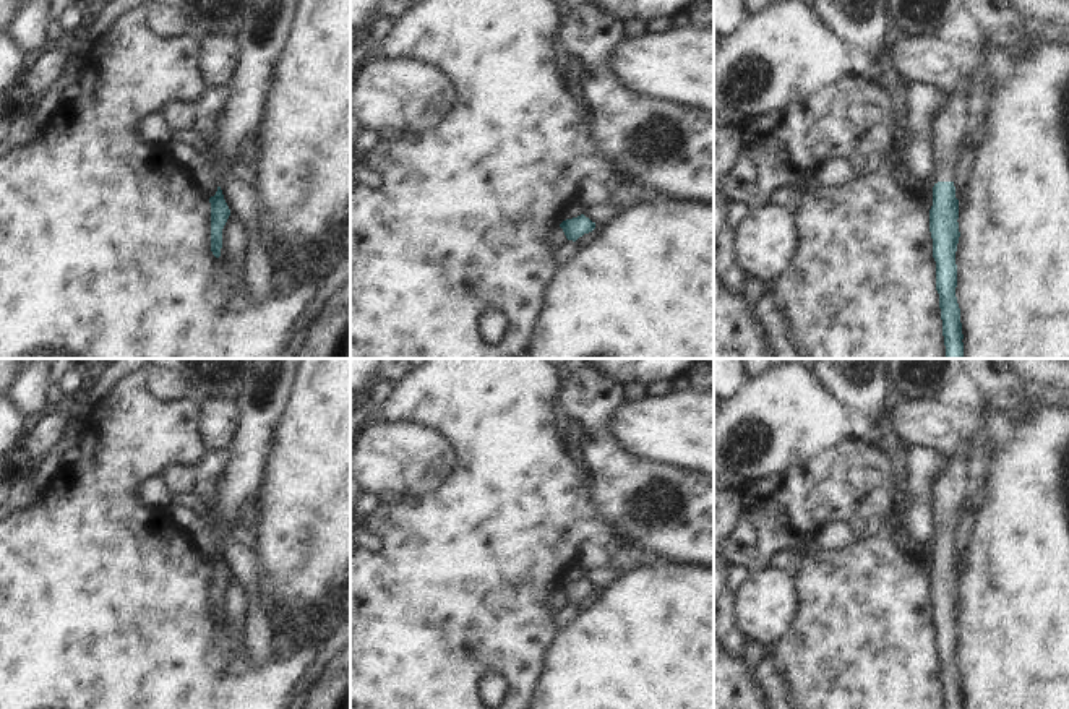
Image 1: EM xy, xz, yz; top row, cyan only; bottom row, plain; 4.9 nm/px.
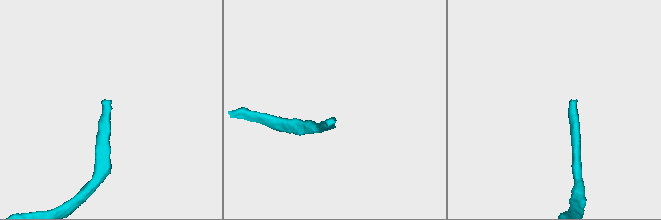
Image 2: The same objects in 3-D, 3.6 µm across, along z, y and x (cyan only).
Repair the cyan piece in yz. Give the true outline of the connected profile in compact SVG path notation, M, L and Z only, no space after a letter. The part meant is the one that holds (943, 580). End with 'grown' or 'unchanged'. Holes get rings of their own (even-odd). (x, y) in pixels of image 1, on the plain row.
M964 454L946 456L946 466L931 490L934 531L929 595L936 625L936 654L942 683L944 709L964 709L960 672L955 660L959 607L959 563L955 561L955 529L959 511L973 485L968 479L968 459Z; grown

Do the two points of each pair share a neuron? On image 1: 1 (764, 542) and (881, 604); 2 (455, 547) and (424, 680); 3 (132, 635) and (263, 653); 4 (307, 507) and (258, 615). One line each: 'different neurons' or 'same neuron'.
1: different neurons
2: same neuron
3: different neurons
4: different neurons

